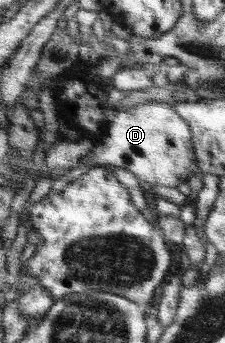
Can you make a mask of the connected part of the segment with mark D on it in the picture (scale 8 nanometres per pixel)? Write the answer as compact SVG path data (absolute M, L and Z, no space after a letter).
M145 102L127 110L117 110L108 126L105 141L81 157L80 165L111 166L133 173L146 187L178 188L191 175L201 173L193 150L189 124L166 102Z

